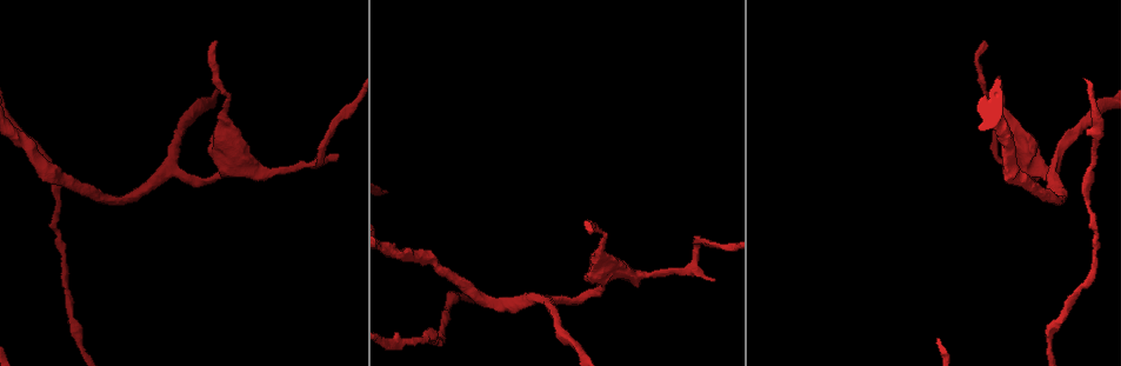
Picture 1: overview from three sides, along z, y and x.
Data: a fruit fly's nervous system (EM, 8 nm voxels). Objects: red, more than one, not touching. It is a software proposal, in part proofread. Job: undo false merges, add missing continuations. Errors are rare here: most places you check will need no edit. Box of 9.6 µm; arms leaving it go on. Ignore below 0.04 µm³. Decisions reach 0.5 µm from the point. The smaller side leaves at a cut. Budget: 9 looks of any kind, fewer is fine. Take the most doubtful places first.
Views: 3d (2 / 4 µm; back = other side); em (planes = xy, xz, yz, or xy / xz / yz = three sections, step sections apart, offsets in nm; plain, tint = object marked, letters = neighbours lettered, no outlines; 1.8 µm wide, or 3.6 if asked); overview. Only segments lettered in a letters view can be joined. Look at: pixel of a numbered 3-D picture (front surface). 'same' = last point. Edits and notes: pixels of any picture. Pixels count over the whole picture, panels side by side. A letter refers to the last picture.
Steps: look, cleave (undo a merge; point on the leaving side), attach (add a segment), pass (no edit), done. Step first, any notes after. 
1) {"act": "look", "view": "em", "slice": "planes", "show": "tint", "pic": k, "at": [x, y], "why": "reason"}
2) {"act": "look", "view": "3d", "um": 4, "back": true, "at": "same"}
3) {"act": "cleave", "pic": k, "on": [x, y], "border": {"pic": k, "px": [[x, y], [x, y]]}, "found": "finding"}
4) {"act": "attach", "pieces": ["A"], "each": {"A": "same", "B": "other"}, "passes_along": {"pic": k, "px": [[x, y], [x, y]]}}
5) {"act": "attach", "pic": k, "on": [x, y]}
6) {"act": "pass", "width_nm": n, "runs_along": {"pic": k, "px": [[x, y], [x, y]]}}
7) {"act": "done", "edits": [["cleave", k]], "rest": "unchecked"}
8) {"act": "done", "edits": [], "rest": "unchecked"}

{"act": "look", "view": "em", "slice": "planes", "show": "tint", "pic": 1, "at": [984, 40], "why": "tapers out"}

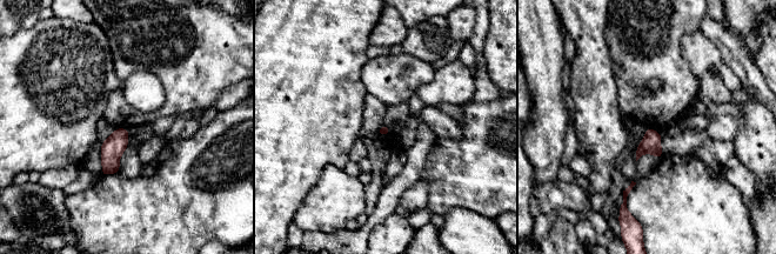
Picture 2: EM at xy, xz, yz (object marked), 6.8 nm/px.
{"act": "look", "view": "em", "slice": "planes", "show": "letters", "at": "same", "why": "what lies round it"}

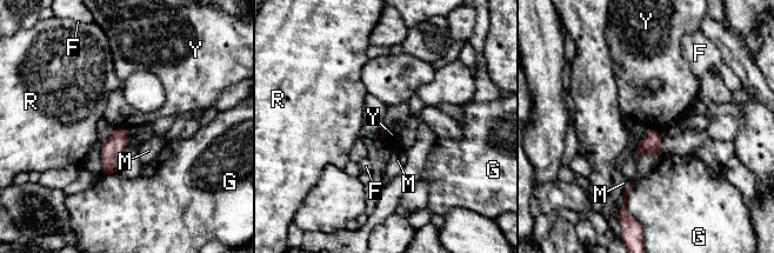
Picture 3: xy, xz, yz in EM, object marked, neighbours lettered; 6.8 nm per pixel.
{"act": "pass", "each": {"F": "other", "G": "other", "M": "other", "R": "other", "Y": "other"}, "border": {"pic": 3, "px": [[646, 127], [653, 128], [659, 133]]}, "found": "no lettered segment goes on from it"}

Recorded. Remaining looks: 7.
{"act": "look", "view": "3d", "um": 4, "back": true, "pic": 1, "at": [714, 279], "why": "free end"}

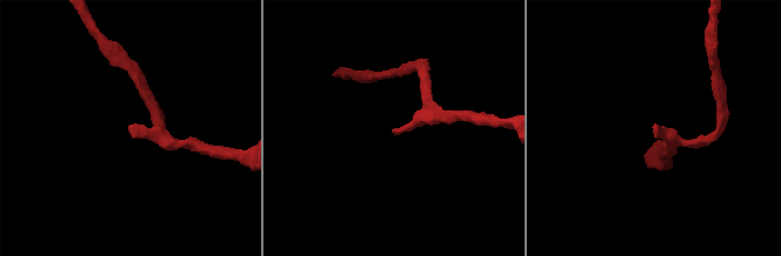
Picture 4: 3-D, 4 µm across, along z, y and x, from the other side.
{"act": "look", "view": "em", "slice": "yz", "step": 4, "show": "letters", "pic": 4, "at": [129, 125], "why": "now the EM"}

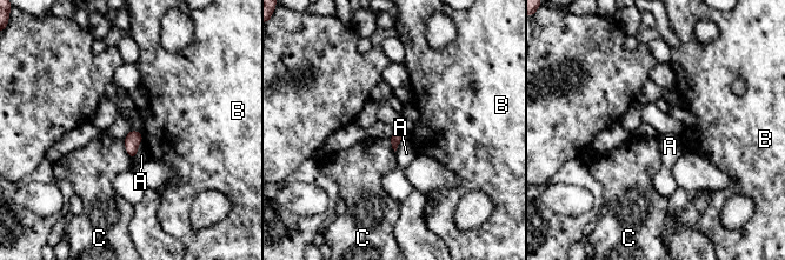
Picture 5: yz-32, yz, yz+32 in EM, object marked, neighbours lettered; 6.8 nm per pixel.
{"act": "look", "view": "em", "slice": "planes", "show": "letters", "at": "same"}

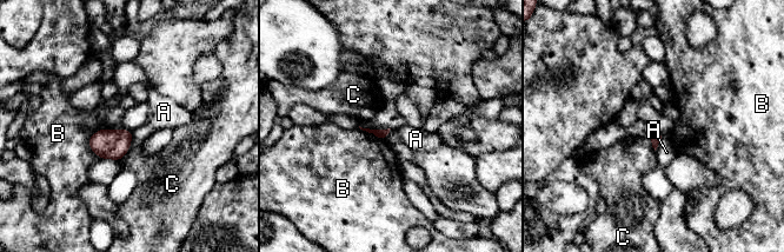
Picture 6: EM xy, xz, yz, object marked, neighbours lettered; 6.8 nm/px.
{"act": "pass", "each": {"A": "other", "B": "other", "C": "other"}, "found": "none of them fits"}

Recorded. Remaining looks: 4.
{"act": "look", "view": "em", "slice": "planes", "show": "letters", "pic": 1, "at": [1009, 118]}

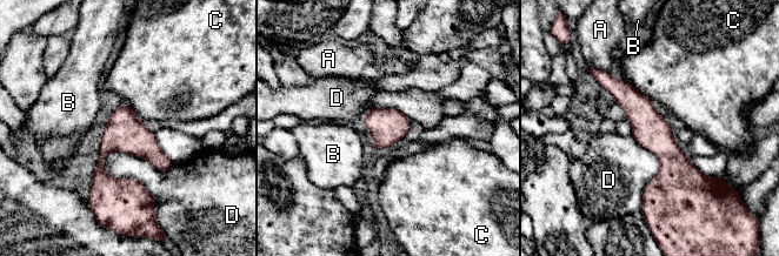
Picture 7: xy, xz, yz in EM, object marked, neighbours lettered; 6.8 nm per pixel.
{"act": "pass", "each": {"A": "other", "B": "other", "C": "other", "D": "other"}, "runs_along": {"pic": 7, "px": [[606, 75], [666, 150], [646, 199]]}, "found": "one cell here"}

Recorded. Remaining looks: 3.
{"act": "look", "view": "3d", "um": 2, "pic": 1, "at": [642, 273], "why": "sudden change in width"}

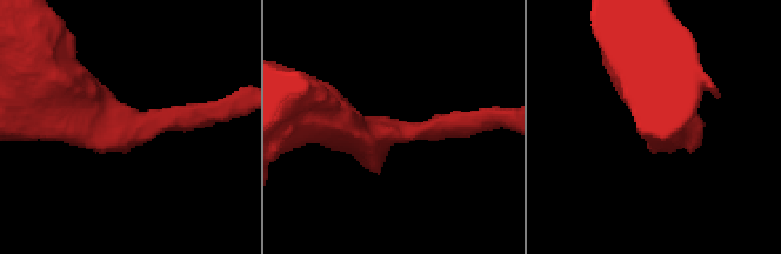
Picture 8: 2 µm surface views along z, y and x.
{"act": "look", "view": "em", "slice": "xz", "step": 8, "show": "tint", "pic": 8, "at": [396, 130], "arm_widths_nm": [190, 440]}

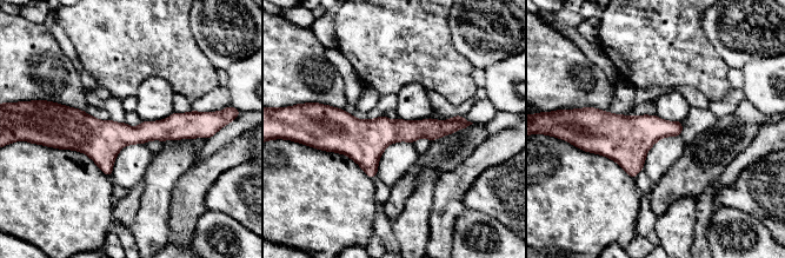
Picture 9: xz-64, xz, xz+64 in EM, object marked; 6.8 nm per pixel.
{"act": "look", "view": "em", "slice": "planes", "show": "letters", "at": "same", "why": "another direction"}

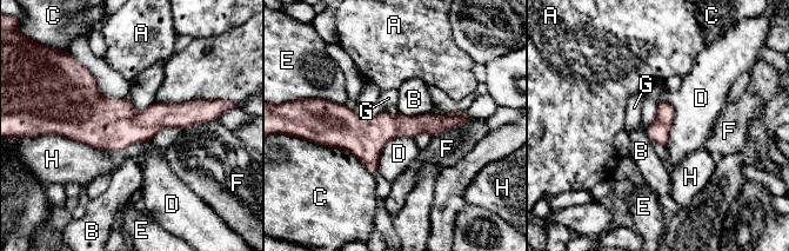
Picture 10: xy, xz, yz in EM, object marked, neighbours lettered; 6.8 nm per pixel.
{"act": "pass", "each": {"A": "other", "B": "other", "C": "other", "D": "other", "E": "other", "F": "other", "G": "other", "H": "other"}, "found": "continuous, no second cell"}

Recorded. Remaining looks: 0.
{"act": "done", "edits": [], "rest": "unchecked"}

